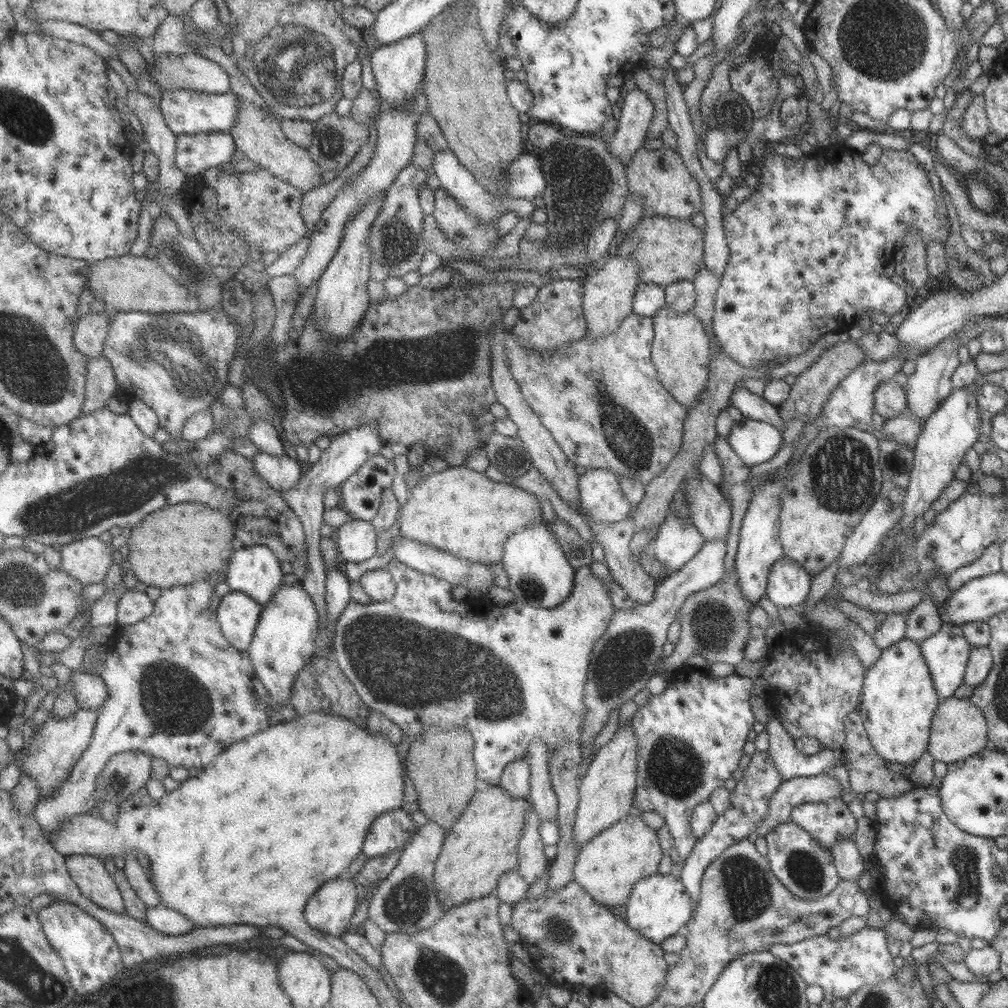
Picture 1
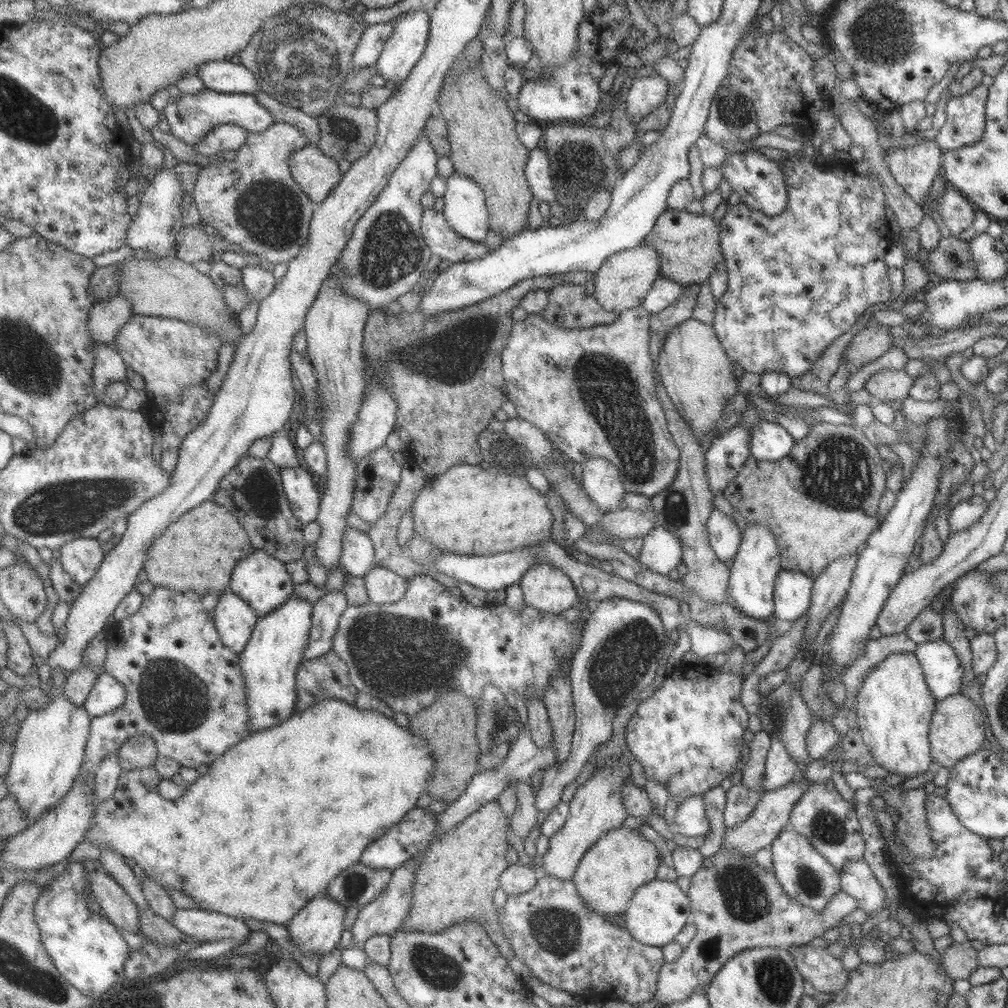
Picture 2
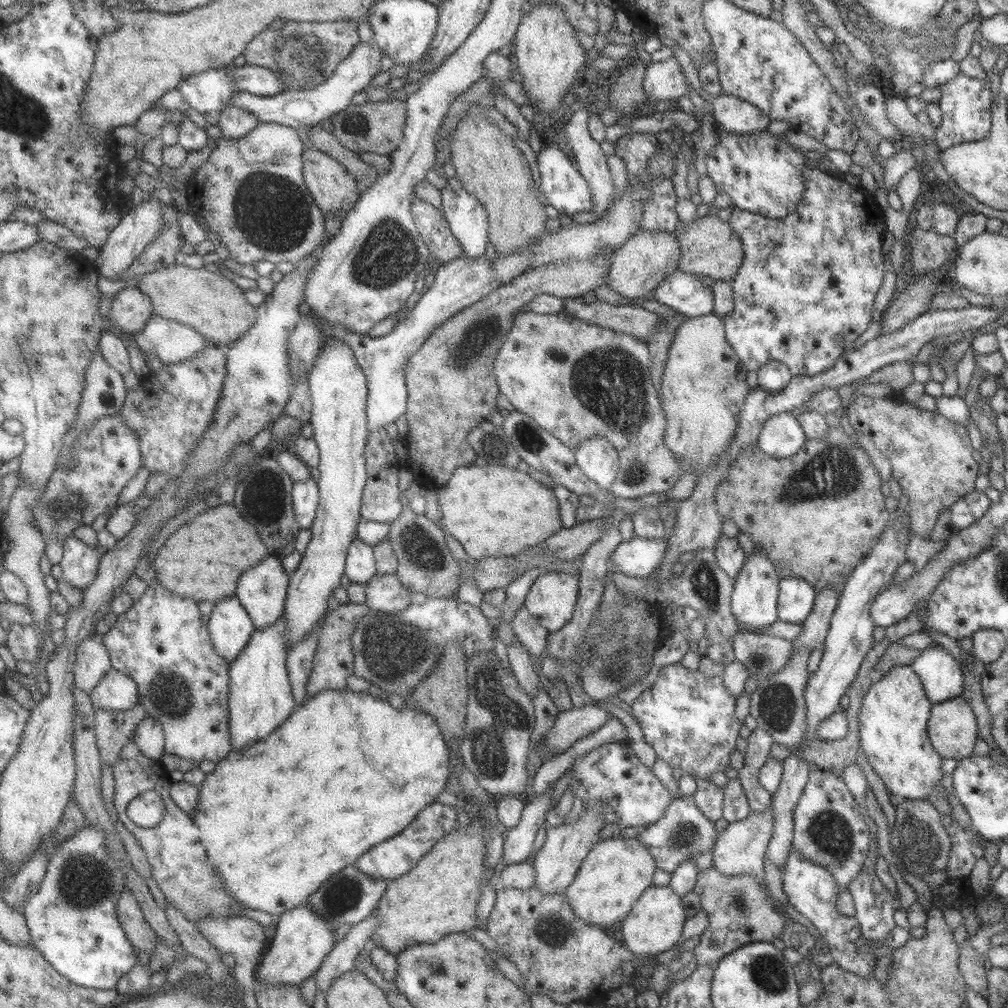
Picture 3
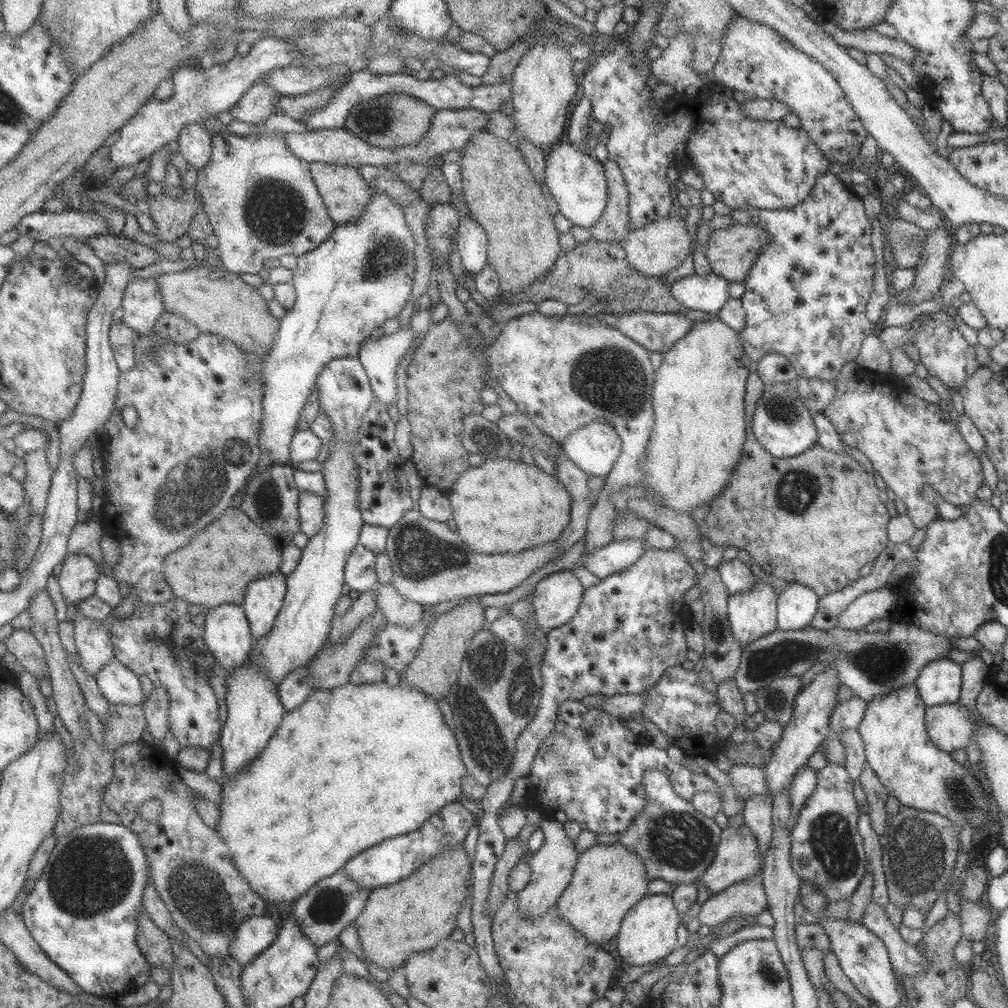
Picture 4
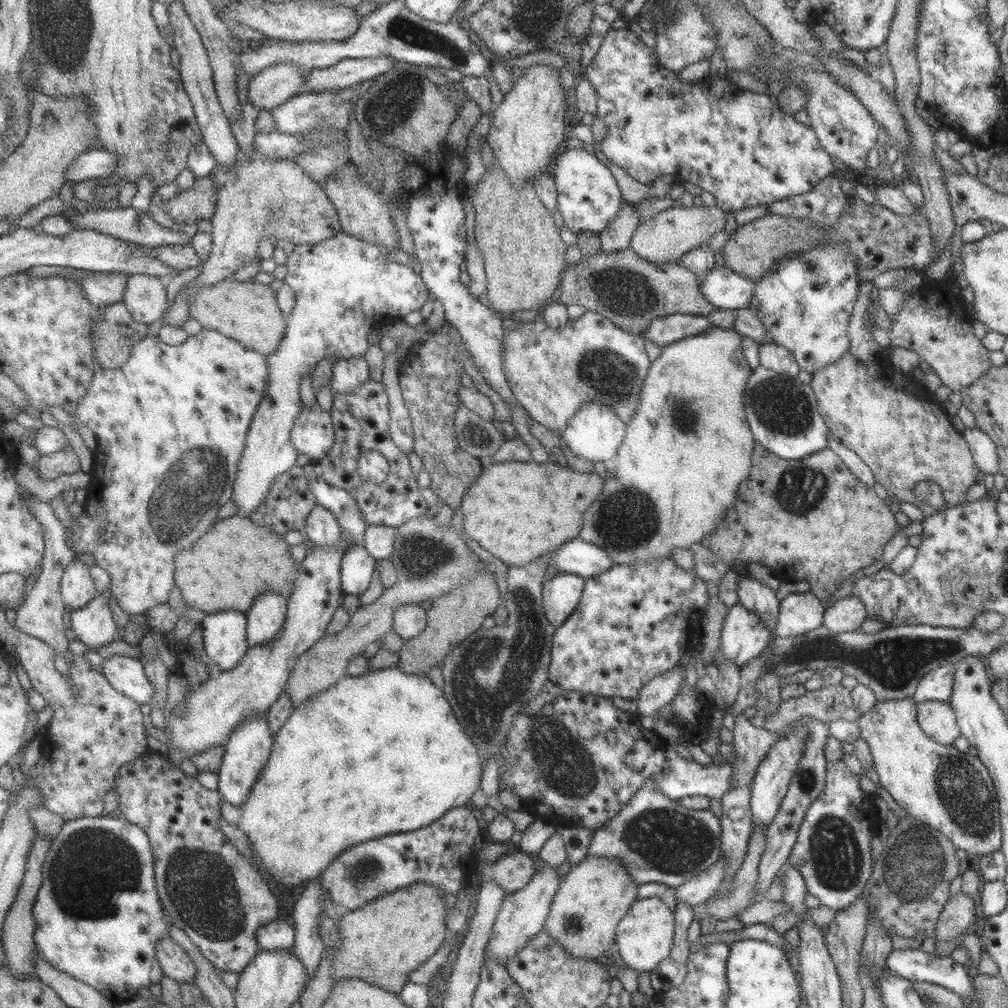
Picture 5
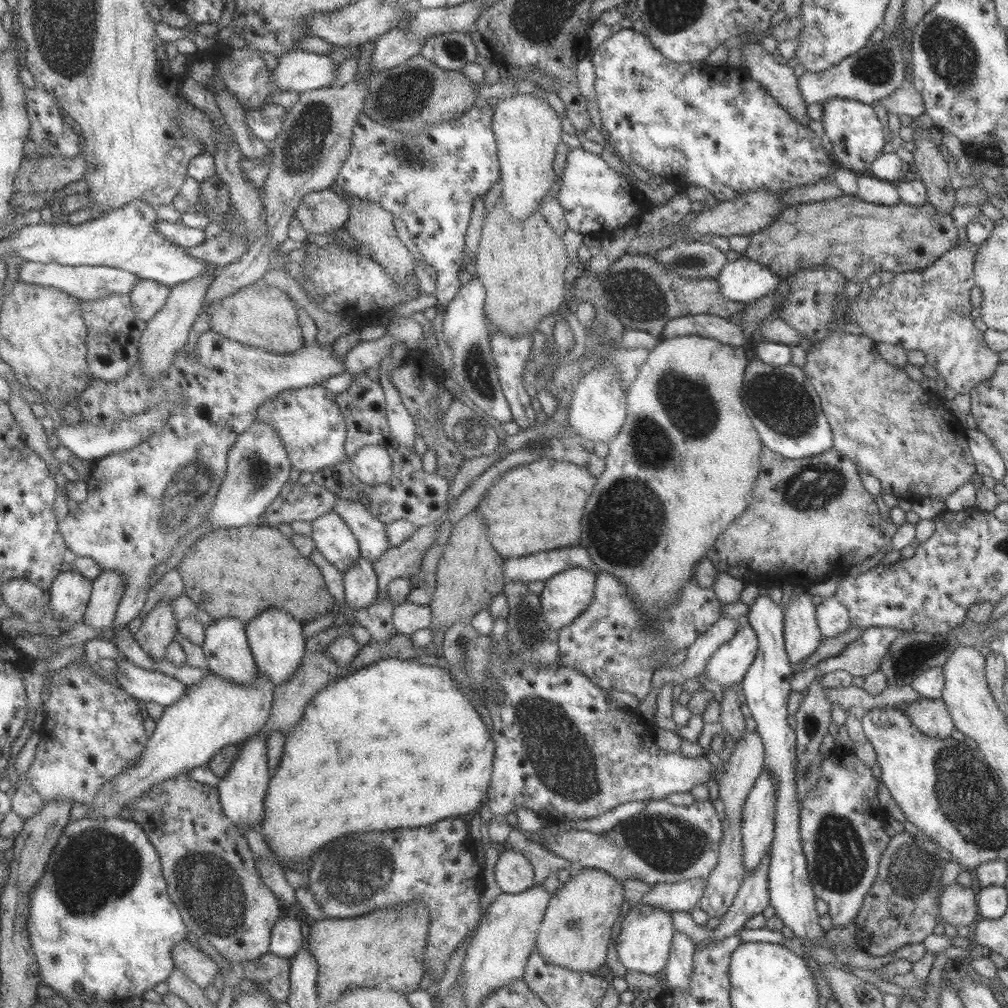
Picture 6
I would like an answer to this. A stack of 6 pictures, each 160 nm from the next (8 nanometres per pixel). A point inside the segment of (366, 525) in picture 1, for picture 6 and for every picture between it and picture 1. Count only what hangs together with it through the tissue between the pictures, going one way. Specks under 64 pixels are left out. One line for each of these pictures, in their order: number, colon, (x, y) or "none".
2: (359, 557)
3: (361, 566)
4: (361, 572)
5: (358, 568)
6: (361, 581)

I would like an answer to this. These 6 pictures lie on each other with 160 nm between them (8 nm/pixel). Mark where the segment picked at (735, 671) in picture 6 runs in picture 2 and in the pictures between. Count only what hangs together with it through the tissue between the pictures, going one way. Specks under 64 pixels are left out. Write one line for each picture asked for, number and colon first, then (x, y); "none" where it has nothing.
2: (752, 572)
3: (753, 601)
4: (752, 614)
5: (743, 636)

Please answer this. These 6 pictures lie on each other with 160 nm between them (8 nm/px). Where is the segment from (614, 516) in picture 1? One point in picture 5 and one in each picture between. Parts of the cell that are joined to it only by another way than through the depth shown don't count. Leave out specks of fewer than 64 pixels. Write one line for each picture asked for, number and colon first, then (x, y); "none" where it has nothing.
2: (601, 481)
3: (597, 459)
4: (594, 447)
5: (594, 433)

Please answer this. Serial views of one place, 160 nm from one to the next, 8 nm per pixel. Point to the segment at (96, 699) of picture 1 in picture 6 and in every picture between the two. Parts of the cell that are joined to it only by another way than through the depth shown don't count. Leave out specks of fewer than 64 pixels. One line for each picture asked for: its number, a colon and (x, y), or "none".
2: (108, 694)
3: (119, 692)
4: (120, 685)
5: (128, 675)
6: (149, 685)

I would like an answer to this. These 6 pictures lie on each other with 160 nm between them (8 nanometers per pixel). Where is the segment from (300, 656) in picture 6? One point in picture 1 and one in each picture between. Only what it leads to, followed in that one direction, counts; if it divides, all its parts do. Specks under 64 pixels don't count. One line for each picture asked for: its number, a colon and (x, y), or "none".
1: (256, 570)
2: (265, 582)
3: (263, 590)
4: (265, 600)
5: (266, 617)

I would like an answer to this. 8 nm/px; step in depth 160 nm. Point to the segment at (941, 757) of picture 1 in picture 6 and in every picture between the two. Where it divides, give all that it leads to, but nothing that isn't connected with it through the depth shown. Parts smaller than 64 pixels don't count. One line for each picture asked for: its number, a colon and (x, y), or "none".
2: (957, 727)
3: (951, 728)
4: (949, 726)
5: (937, 720)
6: (930, 716)

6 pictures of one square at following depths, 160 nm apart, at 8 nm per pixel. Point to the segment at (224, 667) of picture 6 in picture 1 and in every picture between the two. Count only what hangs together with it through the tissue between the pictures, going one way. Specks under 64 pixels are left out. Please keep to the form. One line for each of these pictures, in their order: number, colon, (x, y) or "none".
1: (239, 613)
2: (236, 619)
3: (231, 627)
4: (228, 634)
5: (226, 633)

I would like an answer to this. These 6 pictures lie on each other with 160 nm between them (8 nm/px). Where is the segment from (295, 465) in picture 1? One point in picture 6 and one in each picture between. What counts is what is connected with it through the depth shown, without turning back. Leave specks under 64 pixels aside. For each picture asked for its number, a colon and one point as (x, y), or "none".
2: (301, 487)
3: (307, 497)
4: (312, 507)
5: (323, 528)
6: (337, 543)

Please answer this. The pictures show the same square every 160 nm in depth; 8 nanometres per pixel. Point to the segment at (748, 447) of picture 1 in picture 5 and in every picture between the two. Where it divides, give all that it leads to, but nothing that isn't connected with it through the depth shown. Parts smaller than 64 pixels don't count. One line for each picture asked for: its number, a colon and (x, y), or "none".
2: (767, 441)
3: (780, 436)
4: (781, 424)
5: (781, 412)

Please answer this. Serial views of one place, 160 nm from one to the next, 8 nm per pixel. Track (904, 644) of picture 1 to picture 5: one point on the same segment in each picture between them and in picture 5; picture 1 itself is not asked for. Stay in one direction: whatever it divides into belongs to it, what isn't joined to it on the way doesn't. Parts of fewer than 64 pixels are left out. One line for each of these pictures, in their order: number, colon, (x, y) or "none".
2: (894, 707)
3: (892, 719)
4: (909, 766)
5: (951, 791)

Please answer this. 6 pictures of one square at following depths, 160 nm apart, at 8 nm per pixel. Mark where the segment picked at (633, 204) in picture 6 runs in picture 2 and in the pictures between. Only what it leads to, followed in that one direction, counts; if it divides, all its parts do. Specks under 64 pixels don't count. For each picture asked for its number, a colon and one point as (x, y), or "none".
2: (536, 171)
3: (564, 189)
4: (576, 181)
5: (587, 197)

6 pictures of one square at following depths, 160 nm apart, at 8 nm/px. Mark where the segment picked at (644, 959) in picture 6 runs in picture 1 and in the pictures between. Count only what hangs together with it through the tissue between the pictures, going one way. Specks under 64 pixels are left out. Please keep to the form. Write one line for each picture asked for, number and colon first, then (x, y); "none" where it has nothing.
1: (657, 907)
2: (656, 912)
3: (654, 923)
4: (647, 932)
5: (643, 936)

